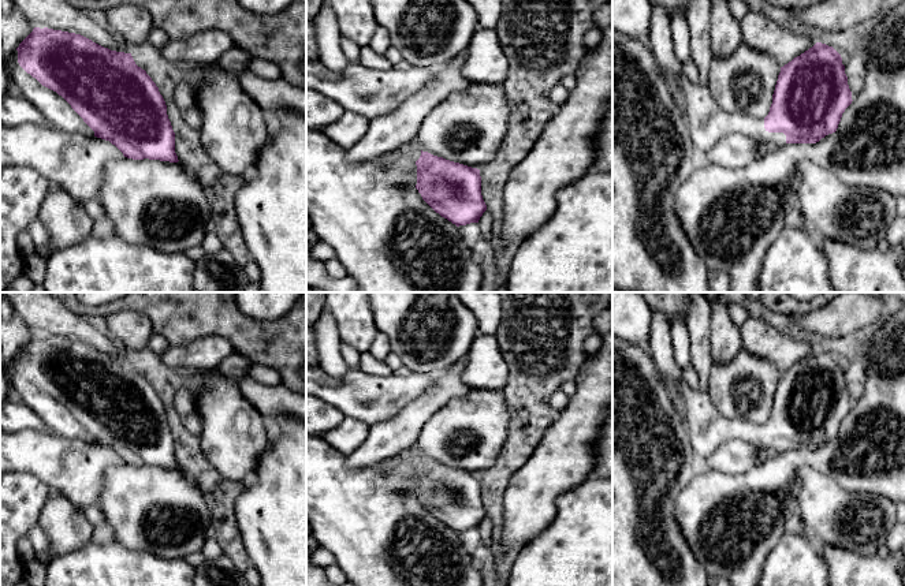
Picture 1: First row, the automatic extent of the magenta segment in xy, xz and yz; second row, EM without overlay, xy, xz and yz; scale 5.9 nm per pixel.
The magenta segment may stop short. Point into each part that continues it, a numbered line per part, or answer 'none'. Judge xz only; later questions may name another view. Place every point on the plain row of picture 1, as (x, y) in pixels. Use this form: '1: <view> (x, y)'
1: xz (412, 455)

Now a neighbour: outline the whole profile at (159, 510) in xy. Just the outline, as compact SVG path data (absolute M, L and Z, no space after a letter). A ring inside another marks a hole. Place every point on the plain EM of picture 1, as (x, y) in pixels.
M108 467L97 505L111 537L127 549L163 559L201 552L211 530L201 489L179 467Z

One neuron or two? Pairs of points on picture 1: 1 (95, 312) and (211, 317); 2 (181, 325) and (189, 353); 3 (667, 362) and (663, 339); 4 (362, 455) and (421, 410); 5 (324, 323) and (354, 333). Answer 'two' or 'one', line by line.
1: one
2: two
3: one
4: one
5: two

